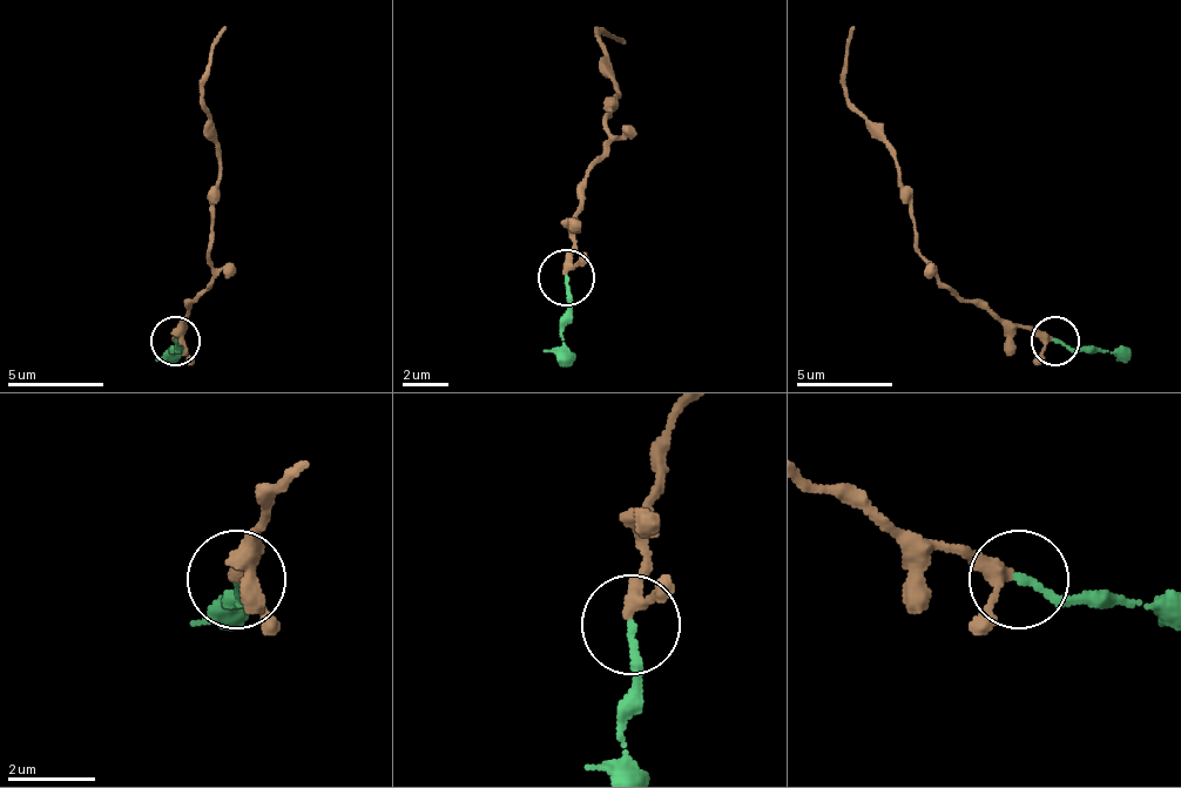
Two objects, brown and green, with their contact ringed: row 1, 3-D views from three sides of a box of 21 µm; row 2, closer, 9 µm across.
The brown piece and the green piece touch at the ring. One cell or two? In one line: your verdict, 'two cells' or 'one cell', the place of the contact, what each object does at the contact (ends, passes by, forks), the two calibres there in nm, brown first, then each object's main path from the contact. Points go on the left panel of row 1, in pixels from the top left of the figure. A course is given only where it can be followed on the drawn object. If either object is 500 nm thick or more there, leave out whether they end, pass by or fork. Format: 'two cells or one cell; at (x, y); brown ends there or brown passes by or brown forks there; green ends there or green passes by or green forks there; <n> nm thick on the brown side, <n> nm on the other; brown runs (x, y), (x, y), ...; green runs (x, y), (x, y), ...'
one cell; at (175, 341); brown passes by; green ends there; 260 nm thick on the brown side, 170 nm on the other; brown runs (174, 339), (193, 301), (213, 282), (208, 253), (217, 180), (217, 146), (203, 93), (213, 40), (227, 25); green runs (174, 339), (179, 349), (174, 354)

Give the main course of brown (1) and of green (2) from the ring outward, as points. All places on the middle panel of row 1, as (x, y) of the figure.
1: (565, 276), (587, 169), (609, 147), (605, 119), (609, 113), (615, 91), (599, 34), (609, 34), (627, 45)
2: (565, 276), (571, 298), (565, 366)

